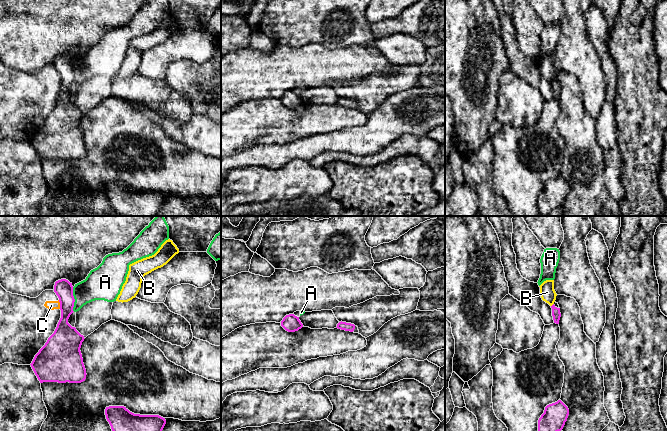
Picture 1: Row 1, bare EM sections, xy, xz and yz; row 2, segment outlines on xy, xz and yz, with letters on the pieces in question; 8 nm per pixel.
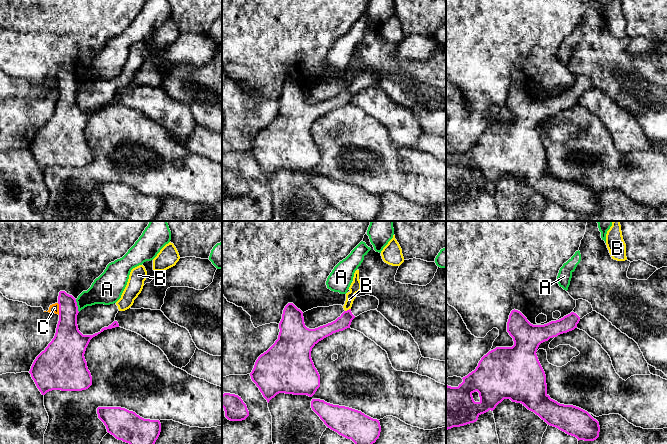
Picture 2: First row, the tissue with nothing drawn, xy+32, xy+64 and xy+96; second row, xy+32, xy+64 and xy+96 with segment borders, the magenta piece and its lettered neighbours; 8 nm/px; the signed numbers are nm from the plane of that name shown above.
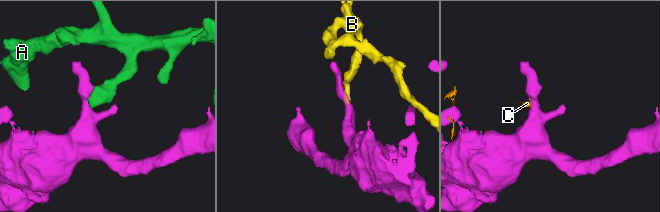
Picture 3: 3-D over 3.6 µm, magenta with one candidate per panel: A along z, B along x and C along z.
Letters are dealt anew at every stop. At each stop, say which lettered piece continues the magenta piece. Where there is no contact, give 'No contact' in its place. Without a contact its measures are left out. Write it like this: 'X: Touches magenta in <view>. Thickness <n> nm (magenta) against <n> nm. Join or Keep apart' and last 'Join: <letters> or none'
A: Touches magenta in xy. Thickness 150 nm (magenta) against 260 nm. Keep apart
B: Touches magenta in yz. Thickness 70 nm (magenta) against 120 nm. Keep apart
C: Touches magenta in xy. Thickness 170 nm (magenta) against 80 nm. Keep apart
Join: none

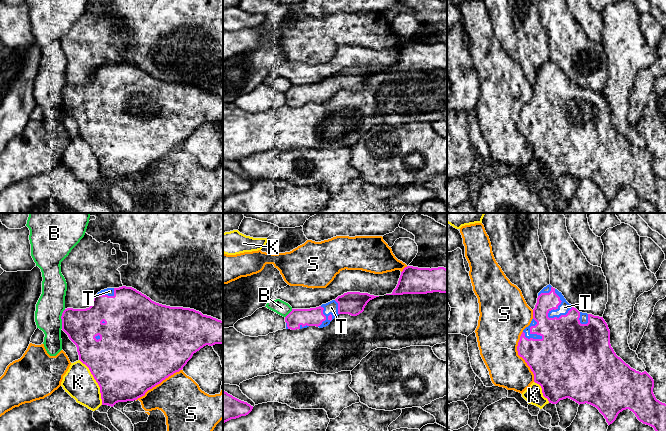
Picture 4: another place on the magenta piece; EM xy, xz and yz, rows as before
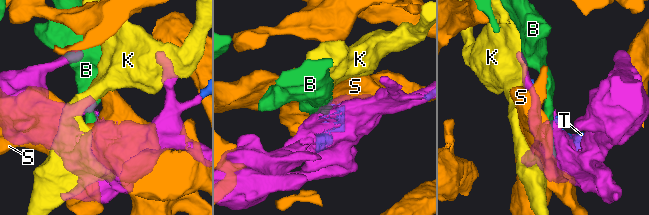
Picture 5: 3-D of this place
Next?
B: Touches magenta in xy. Thickness 280 nm (magenta) against 220 nm. Keep apart
K: Touches magenta in xy. Thickness 500 nm (magenta) against 240 nm. Keep apart
S: Touches magenta in yz. Thickness 360 nm (magenta) against 340 nm. Keep apart
T: Touches magenta in yz. Thickness 300 nm (magenta) against 90 nm. Join
Join: T

